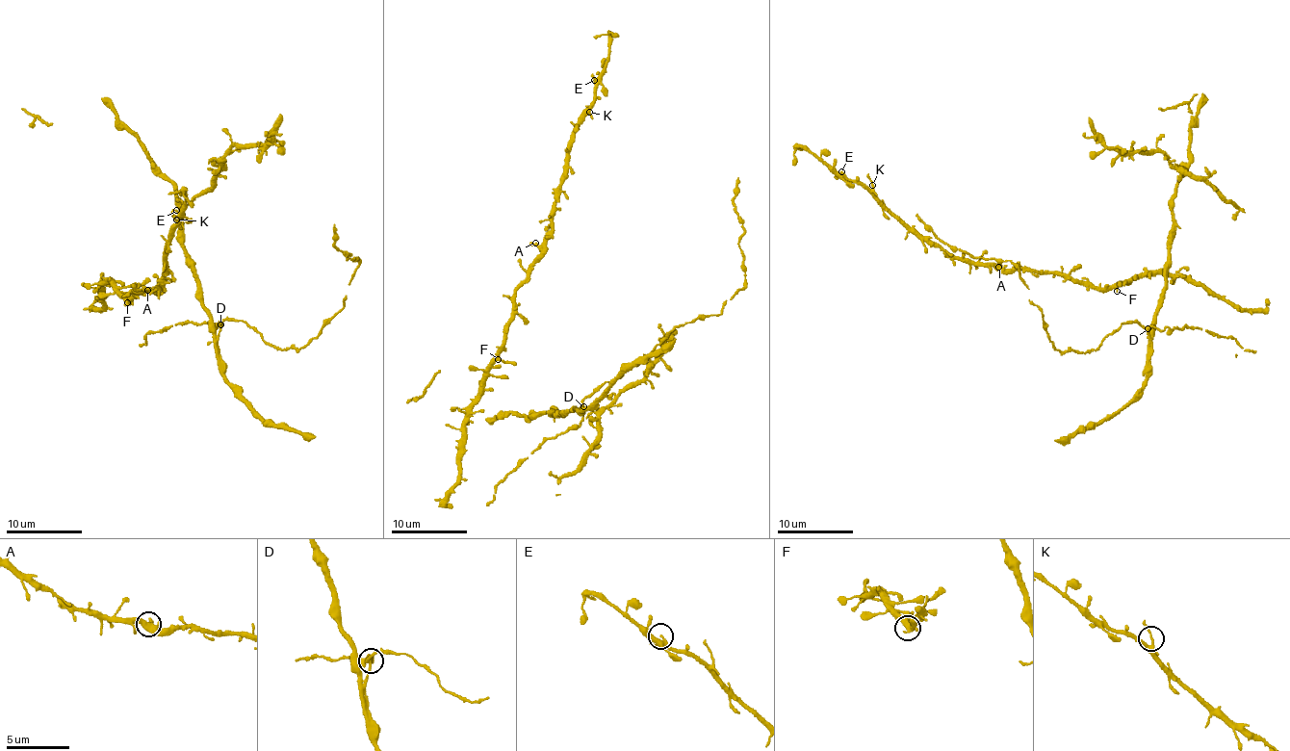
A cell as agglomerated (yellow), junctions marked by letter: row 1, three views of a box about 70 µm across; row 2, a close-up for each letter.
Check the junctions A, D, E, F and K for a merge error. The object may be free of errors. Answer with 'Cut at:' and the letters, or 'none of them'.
Cut at: D

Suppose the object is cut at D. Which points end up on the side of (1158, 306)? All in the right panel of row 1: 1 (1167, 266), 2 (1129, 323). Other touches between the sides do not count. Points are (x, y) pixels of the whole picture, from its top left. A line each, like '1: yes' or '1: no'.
1: yes
2: no

